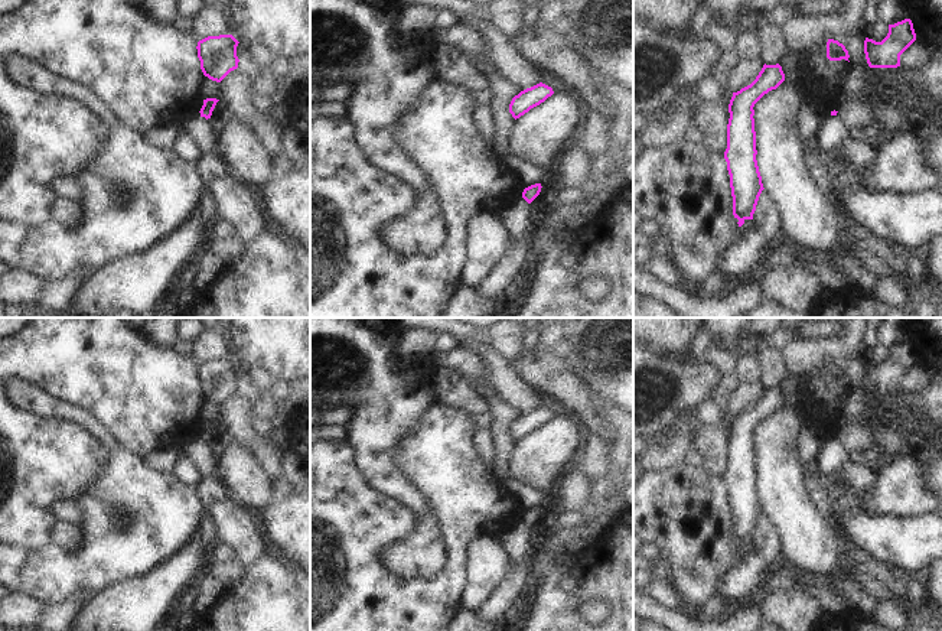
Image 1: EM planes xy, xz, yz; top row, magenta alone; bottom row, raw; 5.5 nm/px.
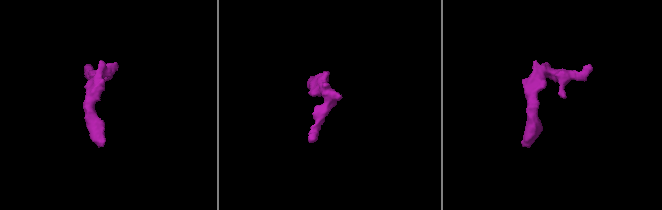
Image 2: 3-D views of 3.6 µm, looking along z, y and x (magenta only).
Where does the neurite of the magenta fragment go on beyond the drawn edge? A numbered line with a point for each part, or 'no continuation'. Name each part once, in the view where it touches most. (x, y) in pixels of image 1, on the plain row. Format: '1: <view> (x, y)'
no continuation

